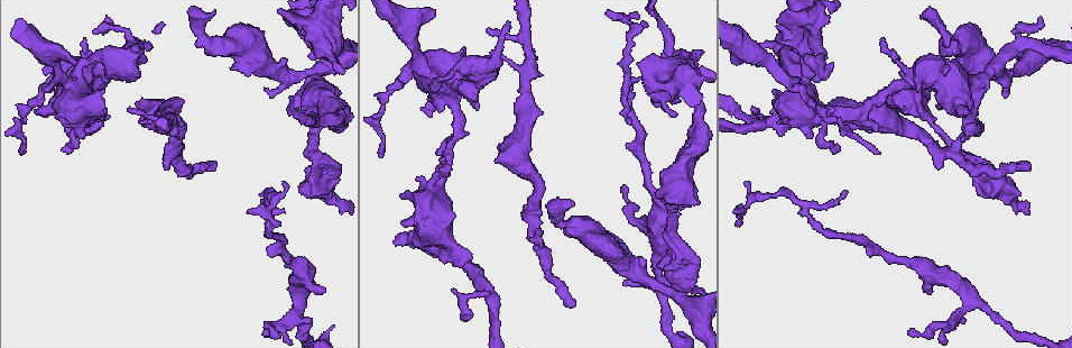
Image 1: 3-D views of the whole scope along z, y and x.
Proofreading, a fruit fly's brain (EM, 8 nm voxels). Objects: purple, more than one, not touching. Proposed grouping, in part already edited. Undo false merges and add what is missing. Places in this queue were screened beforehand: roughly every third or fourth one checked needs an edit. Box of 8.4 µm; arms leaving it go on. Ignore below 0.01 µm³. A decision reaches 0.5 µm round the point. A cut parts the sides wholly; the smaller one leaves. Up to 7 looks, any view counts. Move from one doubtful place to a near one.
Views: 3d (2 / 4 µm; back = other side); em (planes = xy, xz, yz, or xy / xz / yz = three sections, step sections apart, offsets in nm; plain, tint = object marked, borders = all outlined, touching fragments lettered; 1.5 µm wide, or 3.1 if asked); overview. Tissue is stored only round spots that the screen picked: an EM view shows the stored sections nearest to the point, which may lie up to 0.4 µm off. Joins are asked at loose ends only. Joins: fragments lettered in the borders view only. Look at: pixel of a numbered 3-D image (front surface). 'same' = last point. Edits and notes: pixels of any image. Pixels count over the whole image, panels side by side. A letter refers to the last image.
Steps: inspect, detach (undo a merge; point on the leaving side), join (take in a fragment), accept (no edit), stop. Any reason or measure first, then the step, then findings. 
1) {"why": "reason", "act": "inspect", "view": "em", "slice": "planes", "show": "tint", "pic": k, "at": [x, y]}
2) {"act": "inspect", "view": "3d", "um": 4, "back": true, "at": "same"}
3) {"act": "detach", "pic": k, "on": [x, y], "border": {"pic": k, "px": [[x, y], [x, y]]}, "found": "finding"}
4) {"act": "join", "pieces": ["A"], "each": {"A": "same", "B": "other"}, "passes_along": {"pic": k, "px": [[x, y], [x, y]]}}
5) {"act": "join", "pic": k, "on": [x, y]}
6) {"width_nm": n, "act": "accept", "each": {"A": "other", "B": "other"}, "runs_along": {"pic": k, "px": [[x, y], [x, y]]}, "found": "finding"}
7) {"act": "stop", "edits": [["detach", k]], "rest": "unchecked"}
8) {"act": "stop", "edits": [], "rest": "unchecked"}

{"why": "free end", "act": "inspect", "view": "3d", "um": 2, "pic": 1, "at": [830, 149]}

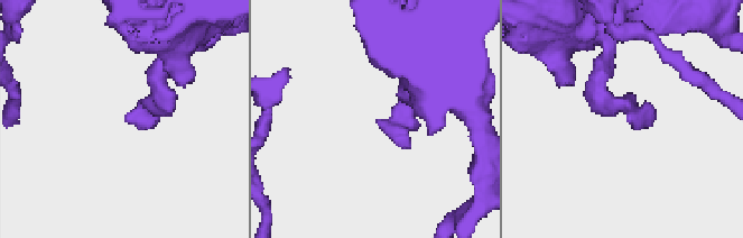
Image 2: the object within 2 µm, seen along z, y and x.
{"act": "inspect", "view": "em", "slice": "xy", "step": 8, "show": "borders", "pic": 2, "at": [379, 120]}

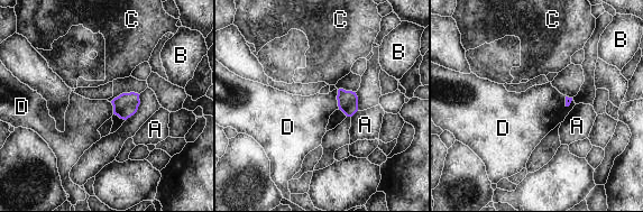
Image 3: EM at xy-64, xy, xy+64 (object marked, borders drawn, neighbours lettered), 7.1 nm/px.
{"width_nm": 160, "act": "accept", "each": {"A": "other", "B": "other", "C": "other", "D": "other"}, "border": {"pic": 3, "px": [[337, 90], [337, 106], [339, 109]]}, "found": "no lettered fragment goes on from it"}

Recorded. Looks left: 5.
{"why": "branch stops here", "act": "inspect", "view": "em", "slice": "xy", "step": 4, "show": "tint", "pic": 1, "at": [572, 307]}

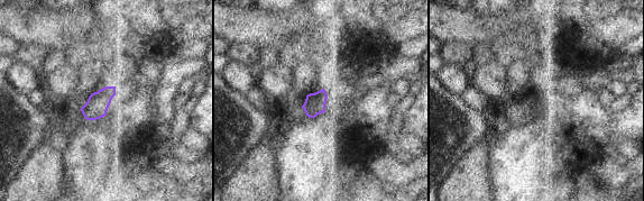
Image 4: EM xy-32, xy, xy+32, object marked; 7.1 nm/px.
{"act": "inspect", "view": "em", "slice": "planes", "show": "borders", "at": "same"}

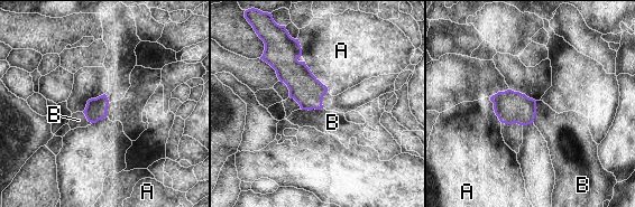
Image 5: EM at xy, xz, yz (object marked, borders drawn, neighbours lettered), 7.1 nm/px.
{"width_nm": 150, "longest_contact_nm": ["A", 280], "act": "accept", "each": {"A": "other", "B": "other"}, "found": "no lettered fragment goes on from it"}

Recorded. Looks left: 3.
{"why": "an open end", "act": "inspect", "view": "em", "slice": "planes", "show": "borders", "pic": 1, "at": [932, 291]}

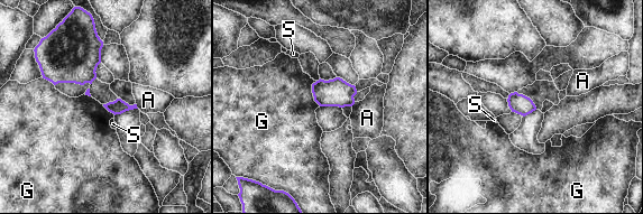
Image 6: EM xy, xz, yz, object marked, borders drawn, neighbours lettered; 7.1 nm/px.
{"act": "accept", "each": {"A": "other", "G": "other", "S": "other"}, "border": {"pic": 6, "px": [[315, 81], [312, 95], [320, 105]]}, "found": "none of them fits"}

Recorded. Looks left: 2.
{"act": "stop", "edits": [], "rest": "unchecked"}

